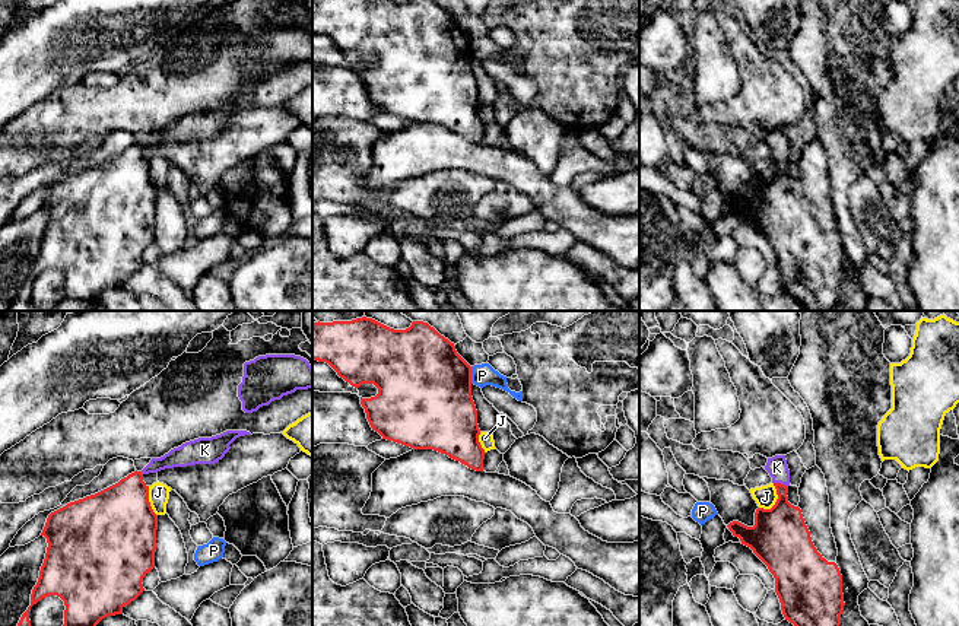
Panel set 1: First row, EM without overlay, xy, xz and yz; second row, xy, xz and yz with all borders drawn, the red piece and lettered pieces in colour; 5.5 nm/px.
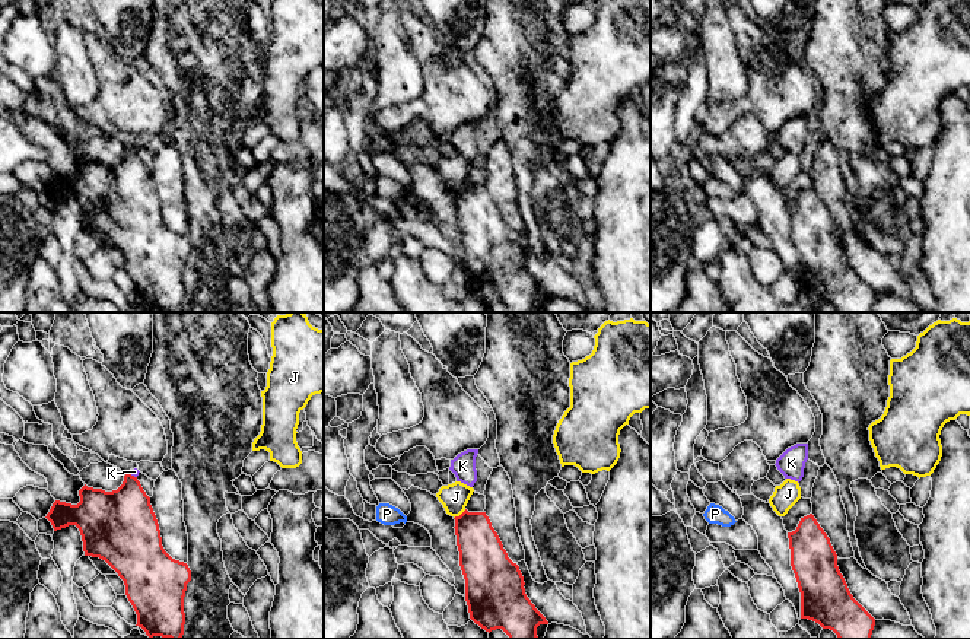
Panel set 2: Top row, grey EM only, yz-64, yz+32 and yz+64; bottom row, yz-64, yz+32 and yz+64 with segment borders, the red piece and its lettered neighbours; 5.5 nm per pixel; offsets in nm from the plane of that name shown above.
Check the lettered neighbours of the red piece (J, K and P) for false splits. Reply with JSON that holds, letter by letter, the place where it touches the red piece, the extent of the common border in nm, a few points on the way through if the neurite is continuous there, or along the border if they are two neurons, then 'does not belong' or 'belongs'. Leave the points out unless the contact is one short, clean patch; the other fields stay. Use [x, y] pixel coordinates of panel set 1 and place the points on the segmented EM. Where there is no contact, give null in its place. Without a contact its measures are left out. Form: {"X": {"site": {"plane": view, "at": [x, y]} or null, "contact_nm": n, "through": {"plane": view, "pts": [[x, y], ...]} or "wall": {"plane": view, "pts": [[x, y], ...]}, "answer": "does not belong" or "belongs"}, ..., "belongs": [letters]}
{"J": {"site": {"plane": "yz", "at": [777, 501]}, "contact_nm": 170, "wall": {"plane": "yz", "pts": [[772, 482], [777, 491], [777, 501], [769, 508], [759, 508]]}, "answer": "does not belong"}, "K": {"site": {"plane": "yz", "at": [780, 483]}, "contact_nm": 90, "through": {"plane": "yz", "pts": [[781, 528], [780, 483], [777, 467]]}, "answer": "belongs"}, "P": {"site": {"plane": "xz", "at": [470, 375]}, "contact_nm": 100, "answer": "does not belong"}, "belongs": ["K"]}

